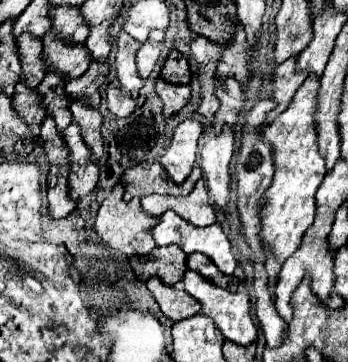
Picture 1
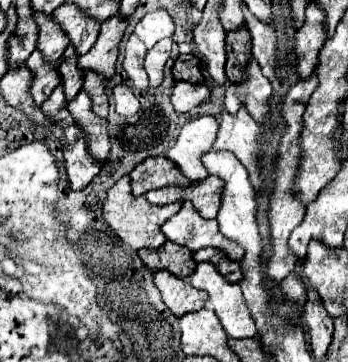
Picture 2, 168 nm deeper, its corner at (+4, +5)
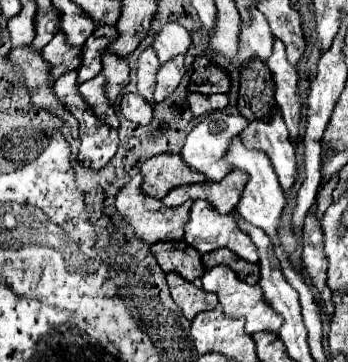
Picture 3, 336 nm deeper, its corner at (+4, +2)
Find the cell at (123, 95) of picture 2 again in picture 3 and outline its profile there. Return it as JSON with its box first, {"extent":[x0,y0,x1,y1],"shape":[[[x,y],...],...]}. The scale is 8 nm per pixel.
{"extent":[120,93,152,125],"shape":[[[126,93],[122,95],[122,103],[120,103],[120,113],[140,125],[146,125],[148,119],[152,119],[152,107],[146,99],[142,99],[136,93]]]}

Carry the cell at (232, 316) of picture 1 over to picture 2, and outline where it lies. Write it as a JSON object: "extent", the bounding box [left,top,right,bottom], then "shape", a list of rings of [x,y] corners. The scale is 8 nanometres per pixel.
{"extent":[190,262,258,338],"shape":[[[212,262],[198,264],[190,284],[208,292],[208,306],[216,312],[230,338],[252,338],[258,334],[240,284],[228,282]]]}

